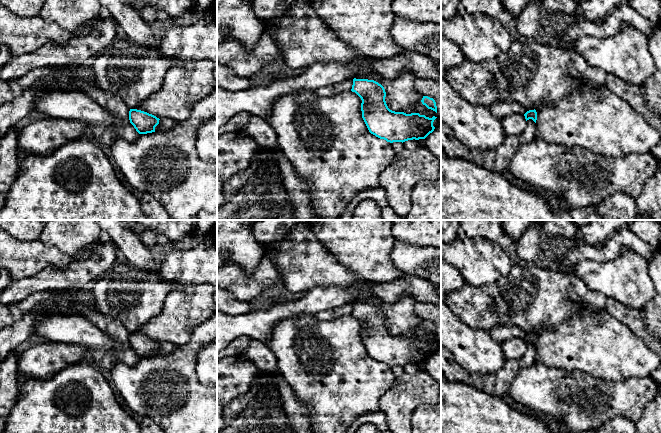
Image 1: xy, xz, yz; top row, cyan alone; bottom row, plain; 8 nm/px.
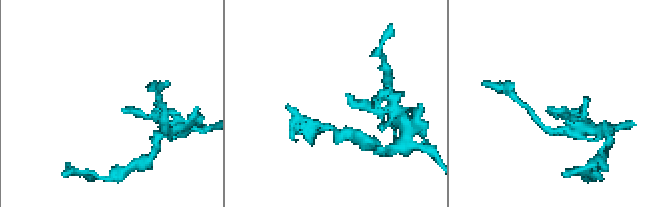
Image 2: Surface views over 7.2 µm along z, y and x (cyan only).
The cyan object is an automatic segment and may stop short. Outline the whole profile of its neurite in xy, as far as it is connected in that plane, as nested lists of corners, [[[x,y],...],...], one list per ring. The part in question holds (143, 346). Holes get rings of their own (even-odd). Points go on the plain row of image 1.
[[[130,333],[129,344],[139,358],[147,358],[155,356],[160,343],[141,334]]]

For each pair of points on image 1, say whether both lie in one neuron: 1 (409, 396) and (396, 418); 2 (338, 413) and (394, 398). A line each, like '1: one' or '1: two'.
1: one
2: two

